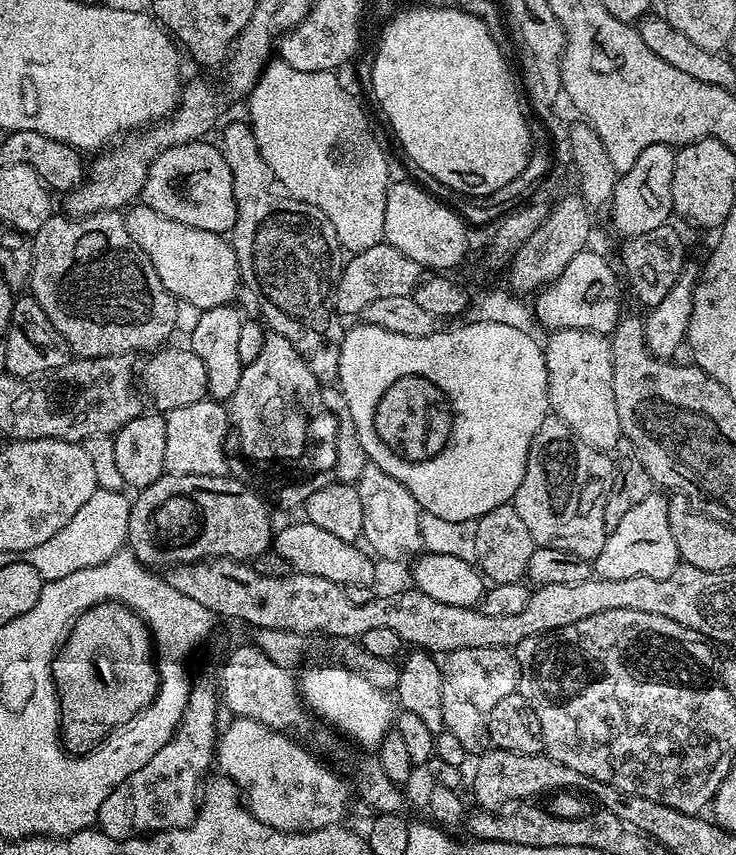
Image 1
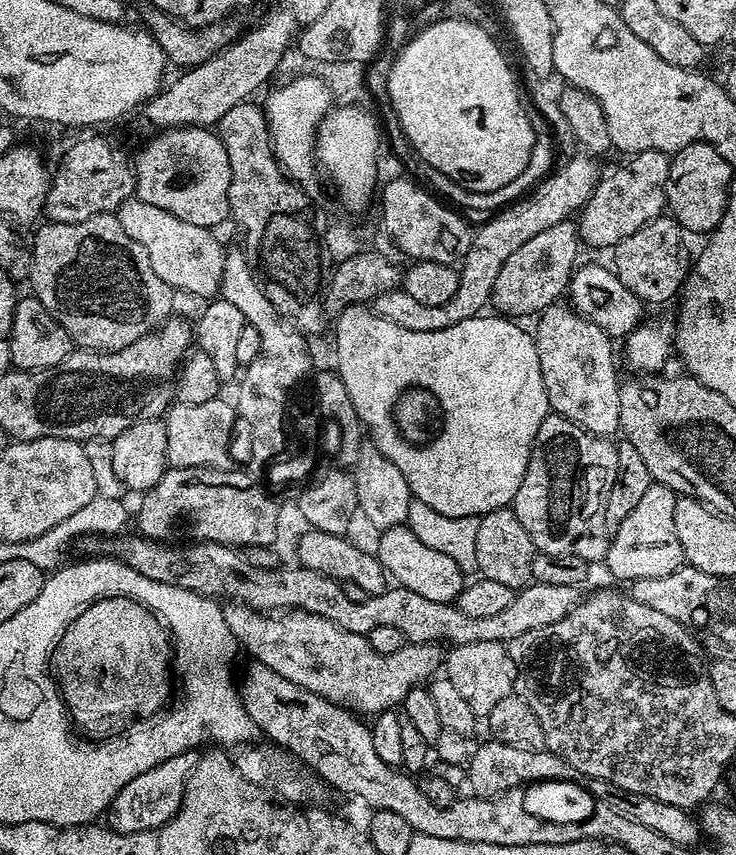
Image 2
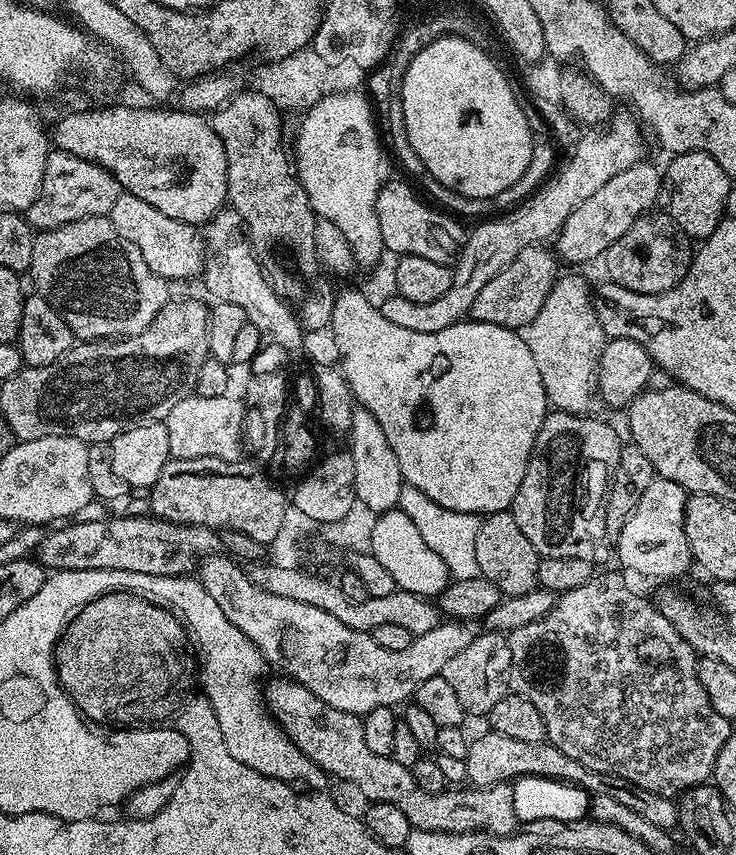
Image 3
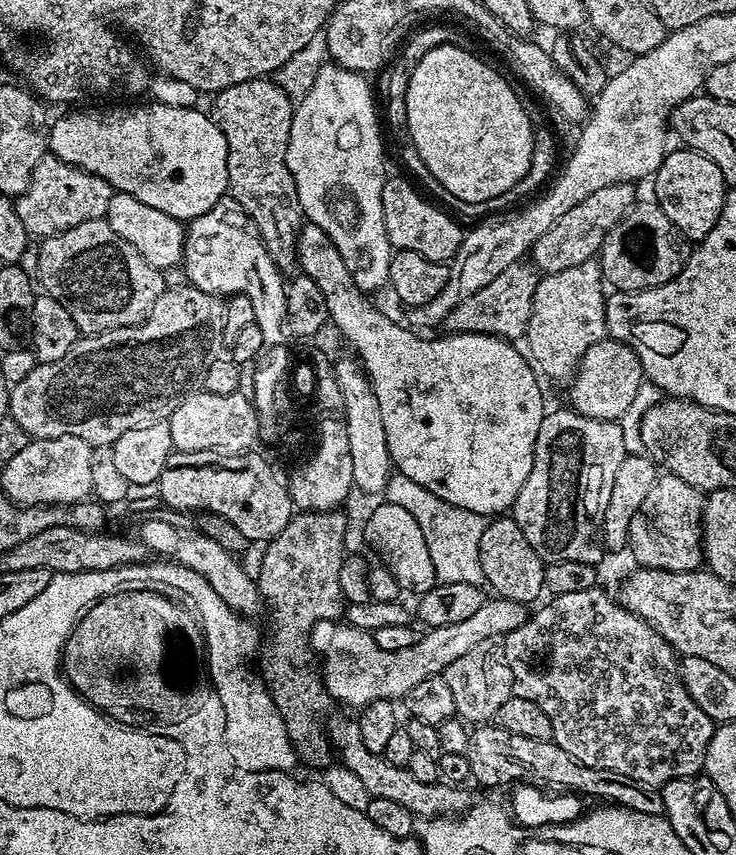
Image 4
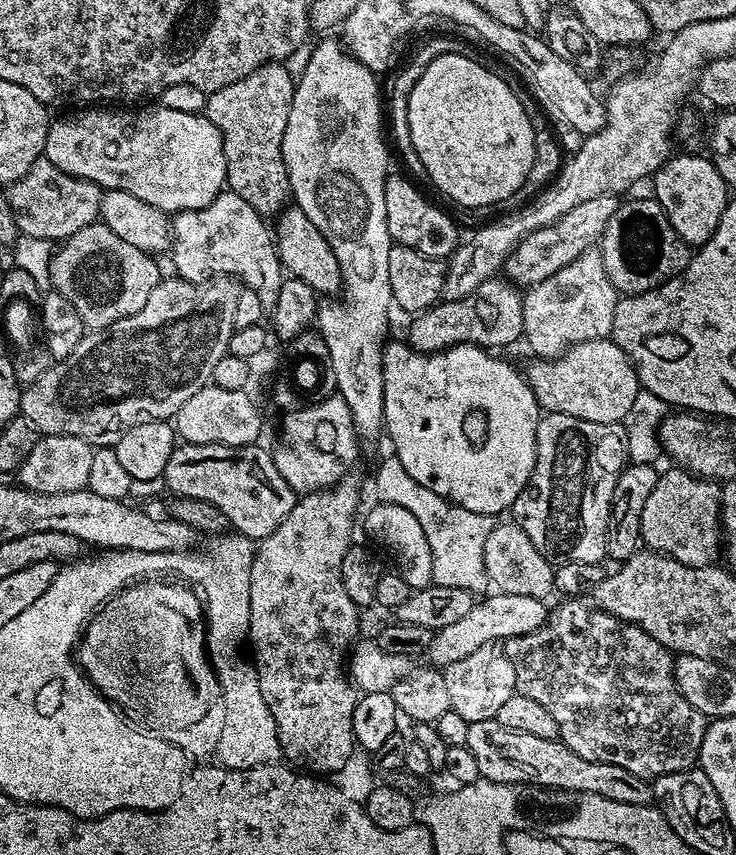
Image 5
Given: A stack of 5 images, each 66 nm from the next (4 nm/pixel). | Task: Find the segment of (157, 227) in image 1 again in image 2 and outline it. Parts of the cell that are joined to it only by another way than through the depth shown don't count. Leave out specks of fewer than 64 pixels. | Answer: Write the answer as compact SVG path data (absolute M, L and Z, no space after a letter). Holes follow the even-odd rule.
M135 198L122 202L114 215L118 222L122 222L122 230L126 230L126 234L130 234L142 250L146 250L146 258L150 258L150 266L154 266L154 274L158 274L162 282L175 291L205 298L215 297L219 293L226 248L220 245L213 229L194 226L194 222L182 222L182 218L174 218L174 214L159 206L150 206L150 202Z

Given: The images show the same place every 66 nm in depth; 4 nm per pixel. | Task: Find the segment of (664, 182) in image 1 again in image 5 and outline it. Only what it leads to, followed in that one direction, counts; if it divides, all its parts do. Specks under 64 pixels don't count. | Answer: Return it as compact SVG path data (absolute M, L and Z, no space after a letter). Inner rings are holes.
M615 195L590 198L582 202L582 206L574 206L570 214L562 214L562 218L558 218L550 226L534 230L508 255L507 279L517 286L531 286L550 278L550 274L558 274L562 266L574 262L574 258L599 245L600 235L606 230L606 222L614 218L614 210L617 207L618 200Z

